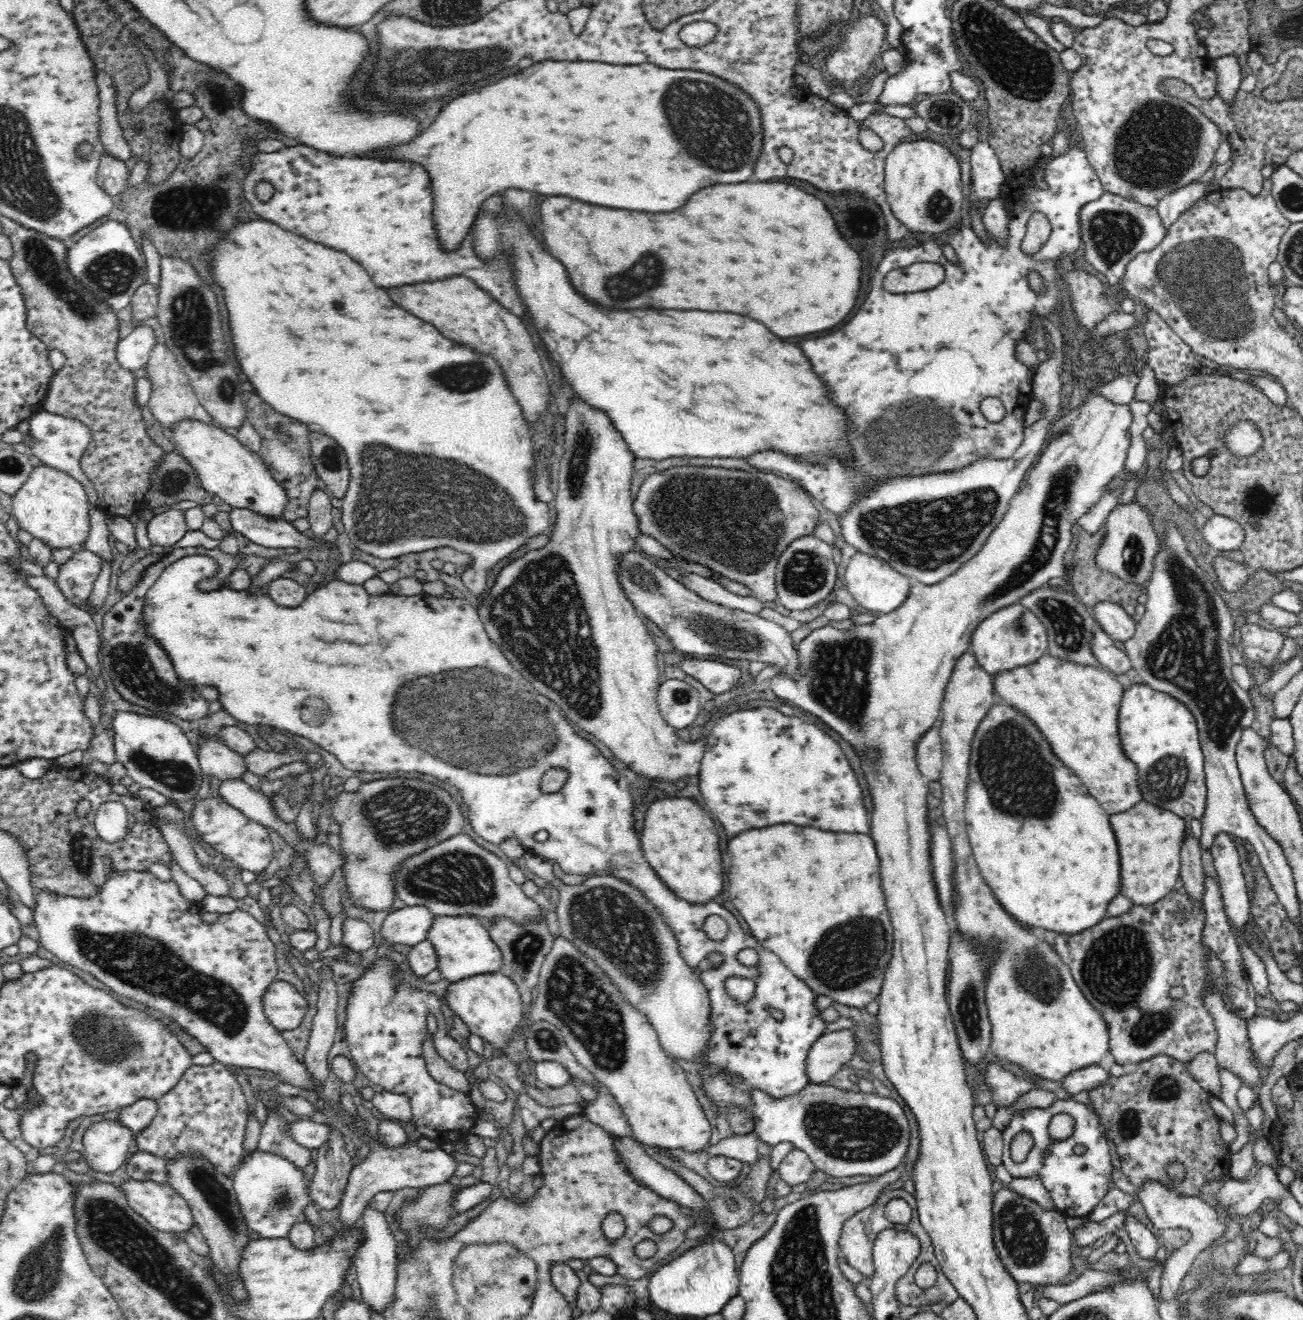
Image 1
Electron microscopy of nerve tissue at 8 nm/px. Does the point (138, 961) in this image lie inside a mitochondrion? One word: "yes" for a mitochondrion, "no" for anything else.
yes

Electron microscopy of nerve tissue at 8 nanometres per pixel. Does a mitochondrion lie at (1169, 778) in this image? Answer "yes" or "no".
yes

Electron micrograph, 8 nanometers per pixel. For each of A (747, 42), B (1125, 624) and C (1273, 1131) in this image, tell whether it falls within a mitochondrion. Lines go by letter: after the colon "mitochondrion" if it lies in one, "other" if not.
A: other
B: other
C: other

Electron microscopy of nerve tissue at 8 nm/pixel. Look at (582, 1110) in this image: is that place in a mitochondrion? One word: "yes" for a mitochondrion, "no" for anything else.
no

